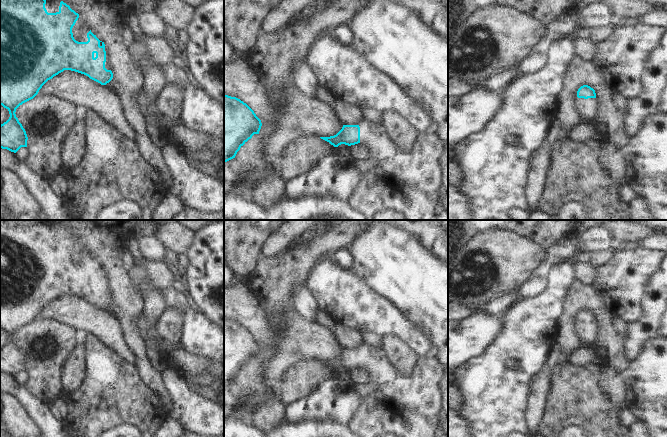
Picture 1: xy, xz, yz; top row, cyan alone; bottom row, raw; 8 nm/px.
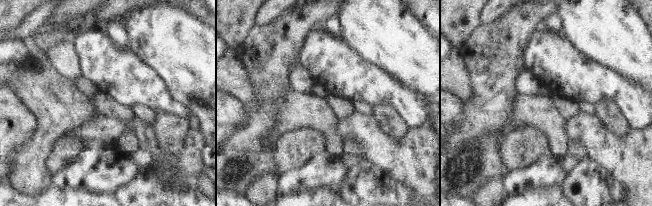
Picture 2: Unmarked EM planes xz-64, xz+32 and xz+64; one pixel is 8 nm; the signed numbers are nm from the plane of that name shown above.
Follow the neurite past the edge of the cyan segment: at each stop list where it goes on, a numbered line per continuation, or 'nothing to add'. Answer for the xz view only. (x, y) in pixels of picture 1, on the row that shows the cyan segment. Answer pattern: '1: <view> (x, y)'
1: xz (422, 168)

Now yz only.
1: yz (588, 108)

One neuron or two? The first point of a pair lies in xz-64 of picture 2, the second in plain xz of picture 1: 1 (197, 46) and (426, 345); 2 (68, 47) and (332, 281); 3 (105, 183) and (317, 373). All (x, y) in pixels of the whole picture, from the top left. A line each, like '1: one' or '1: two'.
1: two
2: two
3: two

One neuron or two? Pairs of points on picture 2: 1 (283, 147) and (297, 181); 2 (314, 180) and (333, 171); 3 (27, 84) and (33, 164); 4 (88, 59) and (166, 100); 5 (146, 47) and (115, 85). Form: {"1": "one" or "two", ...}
{"1": "two", "2": "one", "3": "one", "4": "one", "5": "two"}

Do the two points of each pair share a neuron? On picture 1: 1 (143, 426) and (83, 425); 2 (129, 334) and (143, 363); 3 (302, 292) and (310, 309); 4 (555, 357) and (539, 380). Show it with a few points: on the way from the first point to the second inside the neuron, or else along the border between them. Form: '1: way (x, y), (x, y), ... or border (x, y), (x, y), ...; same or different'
1: way (128, 417), (98, 417); same
2: way (136, 341), (140, 356); same
3: way (302, 296), (306, 305); same
4: way (550, 363), (545, 374); same

